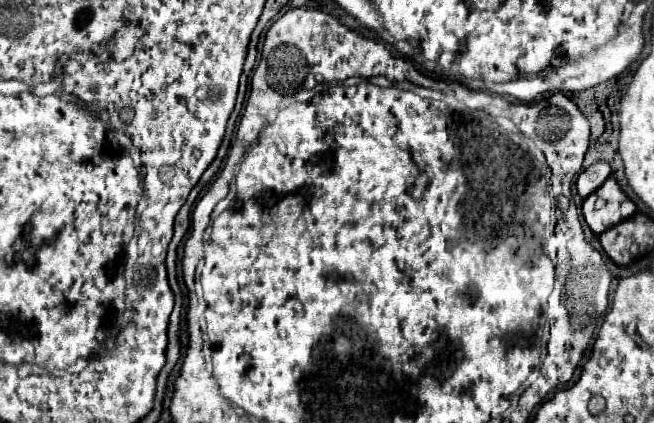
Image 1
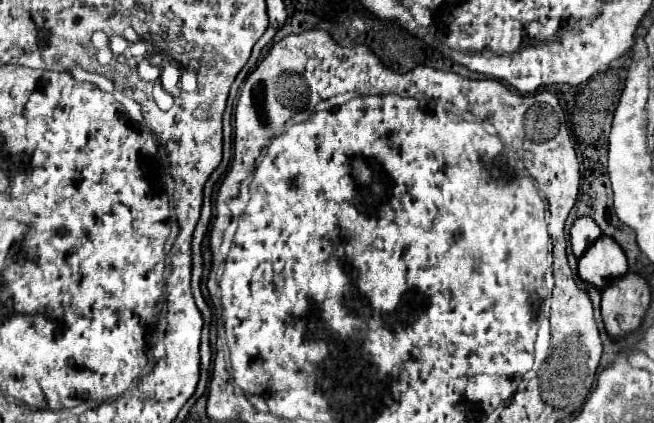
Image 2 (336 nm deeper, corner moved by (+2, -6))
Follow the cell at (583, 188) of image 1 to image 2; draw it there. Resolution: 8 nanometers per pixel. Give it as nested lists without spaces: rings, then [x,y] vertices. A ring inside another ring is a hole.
[[[582,216],[578,220],[574,220],[572,230],[570,230],[570,242],[572,242],[572,254],[576,258],[580,258],[586,248],[590,244],[594,244],[598,238],[602,236],[600,228],[594,224],[594,220],[590,220],[588,216]]]

